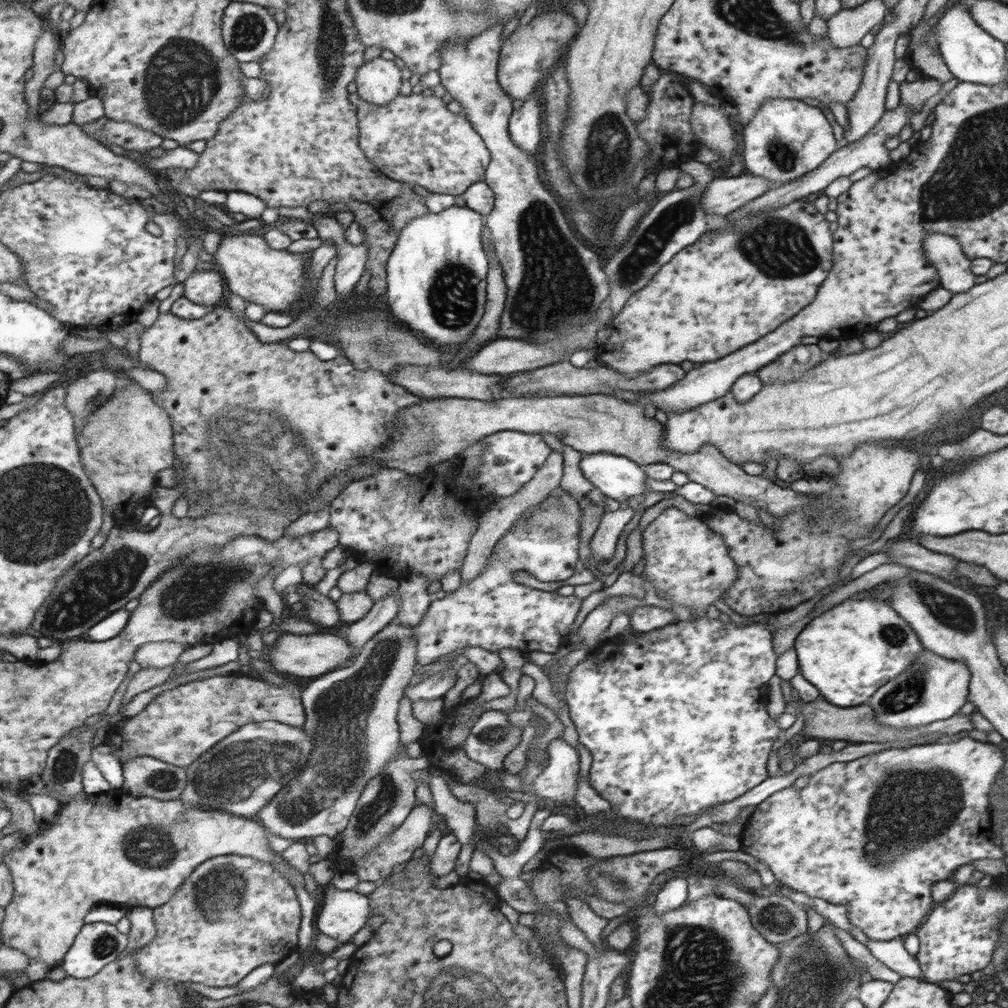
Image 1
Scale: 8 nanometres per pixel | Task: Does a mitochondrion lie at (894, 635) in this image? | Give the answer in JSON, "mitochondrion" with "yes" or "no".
{"mitochondrion":"yes"}

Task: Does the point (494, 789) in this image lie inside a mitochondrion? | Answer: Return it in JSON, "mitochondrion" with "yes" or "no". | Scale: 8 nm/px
{"mitochondrion":"no"}

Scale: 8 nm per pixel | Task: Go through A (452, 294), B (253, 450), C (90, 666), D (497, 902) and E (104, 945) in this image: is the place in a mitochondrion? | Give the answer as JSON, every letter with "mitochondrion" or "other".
{"A":"mitochondrion","B":"mitochondrion","C":"other","D":"other","E":"mitochondrion"}

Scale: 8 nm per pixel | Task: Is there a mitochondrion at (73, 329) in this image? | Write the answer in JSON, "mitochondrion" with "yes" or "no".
{"mitochondrion":"no"}

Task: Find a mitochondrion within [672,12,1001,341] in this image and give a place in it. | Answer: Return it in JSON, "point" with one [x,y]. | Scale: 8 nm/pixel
{"point":[778,248]}

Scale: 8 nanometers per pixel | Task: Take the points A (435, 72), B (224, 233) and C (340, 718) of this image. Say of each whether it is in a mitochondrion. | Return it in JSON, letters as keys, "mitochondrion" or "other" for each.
{"A":"other","B":"other","C":"mitochondrion"}

